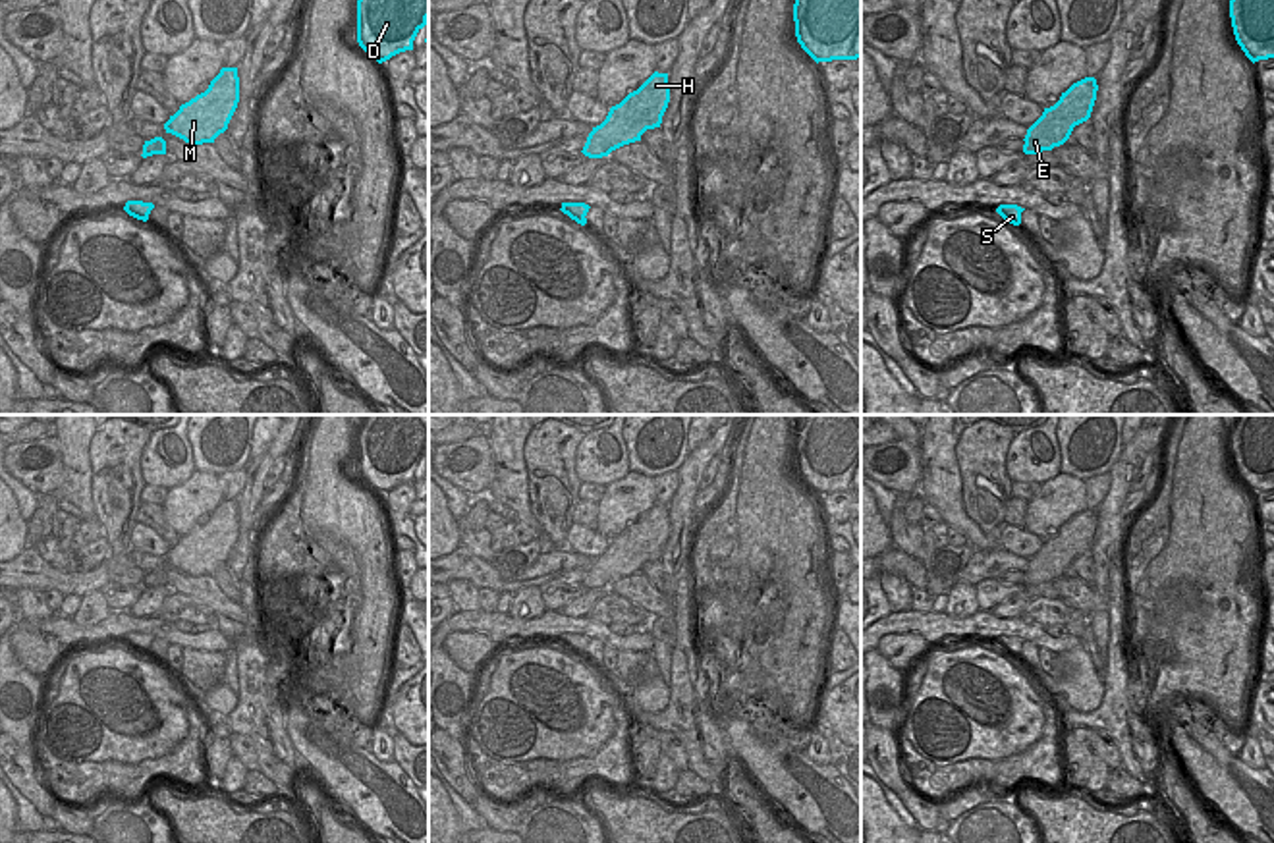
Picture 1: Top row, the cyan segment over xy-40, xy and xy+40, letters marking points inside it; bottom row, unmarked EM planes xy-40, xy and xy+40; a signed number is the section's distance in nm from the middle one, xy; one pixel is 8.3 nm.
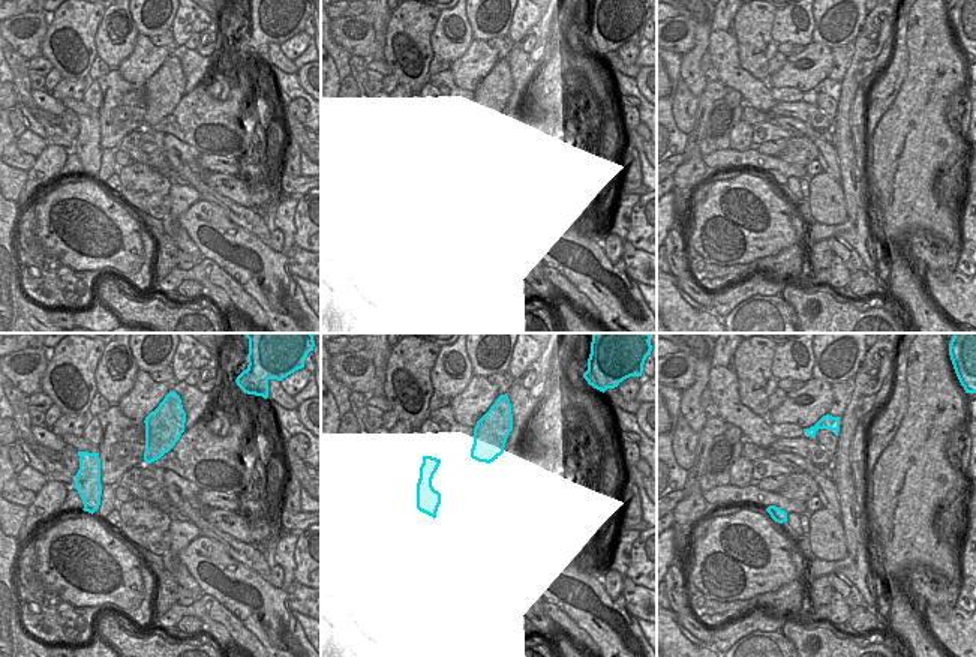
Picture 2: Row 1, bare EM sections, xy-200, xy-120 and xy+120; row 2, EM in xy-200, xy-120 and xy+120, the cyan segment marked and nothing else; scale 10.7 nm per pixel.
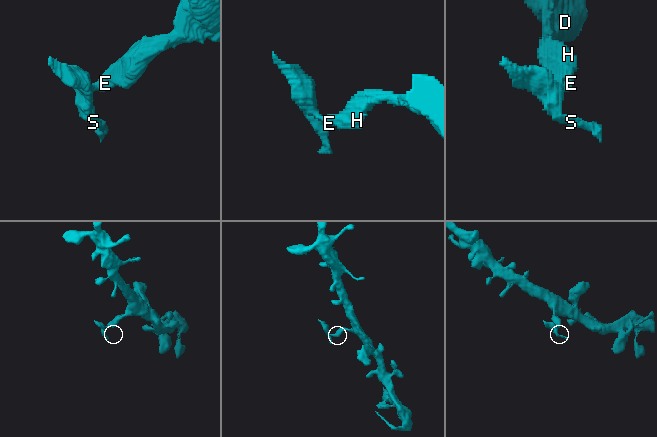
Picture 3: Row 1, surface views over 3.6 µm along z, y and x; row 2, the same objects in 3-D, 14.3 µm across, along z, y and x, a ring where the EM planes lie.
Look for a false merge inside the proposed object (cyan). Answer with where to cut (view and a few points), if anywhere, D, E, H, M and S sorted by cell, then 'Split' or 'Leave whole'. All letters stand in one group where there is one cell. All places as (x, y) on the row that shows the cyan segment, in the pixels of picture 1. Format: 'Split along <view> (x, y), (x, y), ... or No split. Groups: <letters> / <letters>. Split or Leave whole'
No split. Groups: D E H M S. Leave whole

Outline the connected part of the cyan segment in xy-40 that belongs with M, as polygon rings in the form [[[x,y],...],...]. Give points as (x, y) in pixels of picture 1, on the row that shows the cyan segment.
[[[222,68],[208,89],[170,116],[164,123],[166,133],[189,145],[214,143],[228,129],[239,102],[237,68]]]

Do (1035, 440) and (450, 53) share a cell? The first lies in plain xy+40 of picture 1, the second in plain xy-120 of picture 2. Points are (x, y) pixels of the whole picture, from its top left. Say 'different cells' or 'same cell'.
same cell

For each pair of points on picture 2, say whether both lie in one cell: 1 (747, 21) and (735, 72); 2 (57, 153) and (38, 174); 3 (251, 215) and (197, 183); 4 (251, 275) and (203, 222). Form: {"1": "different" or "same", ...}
{"1": "different", "2": "same", "3": "same", "4": "same"}

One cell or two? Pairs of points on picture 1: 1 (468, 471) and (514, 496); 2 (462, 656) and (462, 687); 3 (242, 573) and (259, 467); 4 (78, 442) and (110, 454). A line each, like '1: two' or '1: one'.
1: two
2: two
3: one
4: two

